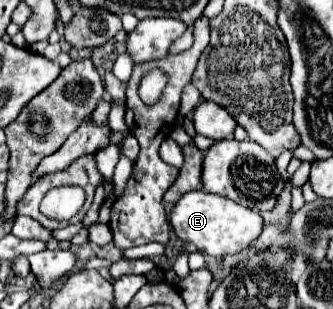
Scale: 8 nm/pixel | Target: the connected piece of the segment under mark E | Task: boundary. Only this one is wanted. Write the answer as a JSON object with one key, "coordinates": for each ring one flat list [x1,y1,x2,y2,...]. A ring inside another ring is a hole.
{"coordinates":[[196,189,192,193,182,195,172,211,170,211,170,225,174,235,188,245,194,245,200,253,212,255,212,257,224,257,234,255,246,249,264,229,264,221,258,211,244,209,242,205,224,199,222,195,212,195,208,191]]}

